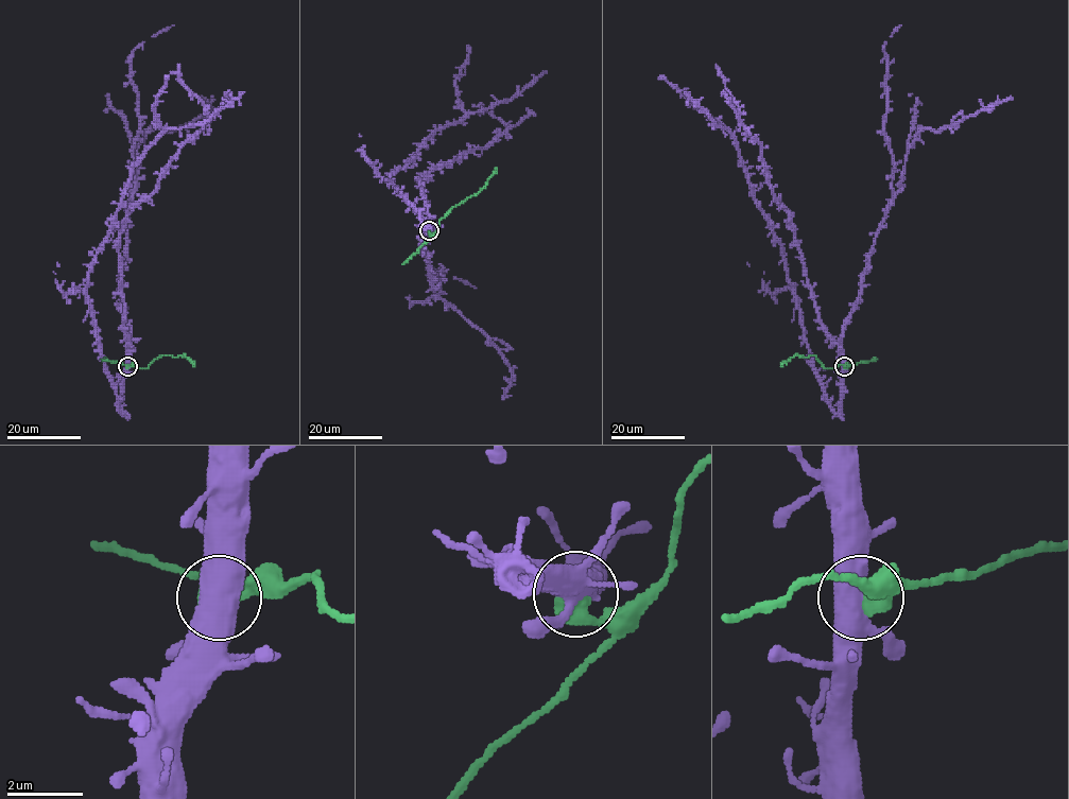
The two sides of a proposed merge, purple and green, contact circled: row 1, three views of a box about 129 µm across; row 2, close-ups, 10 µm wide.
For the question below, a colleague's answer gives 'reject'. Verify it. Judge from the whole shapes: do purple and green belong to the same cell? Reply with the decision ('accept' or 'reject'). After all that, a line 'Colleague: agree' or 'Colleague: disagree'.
reject
Colleague: agree

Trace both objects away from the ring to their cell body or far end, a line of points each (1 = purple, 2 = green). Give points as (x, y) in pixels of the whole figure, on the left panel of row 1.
1: (127, 367), (121, 412), (86, 288), (90, 264), (122, 198), (130, 170), (166, 131), (205, 123), (244, 92)
2: (127, 367), (136, 365), (145, 368), (164, 354), (185, 354), (193, 366)

